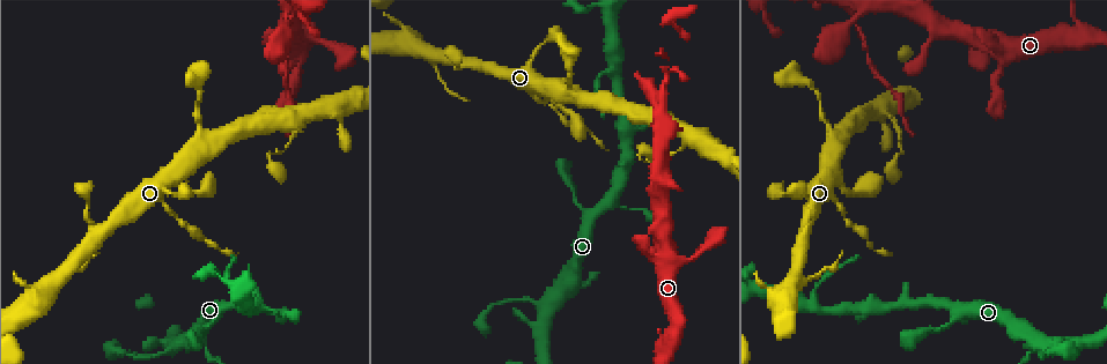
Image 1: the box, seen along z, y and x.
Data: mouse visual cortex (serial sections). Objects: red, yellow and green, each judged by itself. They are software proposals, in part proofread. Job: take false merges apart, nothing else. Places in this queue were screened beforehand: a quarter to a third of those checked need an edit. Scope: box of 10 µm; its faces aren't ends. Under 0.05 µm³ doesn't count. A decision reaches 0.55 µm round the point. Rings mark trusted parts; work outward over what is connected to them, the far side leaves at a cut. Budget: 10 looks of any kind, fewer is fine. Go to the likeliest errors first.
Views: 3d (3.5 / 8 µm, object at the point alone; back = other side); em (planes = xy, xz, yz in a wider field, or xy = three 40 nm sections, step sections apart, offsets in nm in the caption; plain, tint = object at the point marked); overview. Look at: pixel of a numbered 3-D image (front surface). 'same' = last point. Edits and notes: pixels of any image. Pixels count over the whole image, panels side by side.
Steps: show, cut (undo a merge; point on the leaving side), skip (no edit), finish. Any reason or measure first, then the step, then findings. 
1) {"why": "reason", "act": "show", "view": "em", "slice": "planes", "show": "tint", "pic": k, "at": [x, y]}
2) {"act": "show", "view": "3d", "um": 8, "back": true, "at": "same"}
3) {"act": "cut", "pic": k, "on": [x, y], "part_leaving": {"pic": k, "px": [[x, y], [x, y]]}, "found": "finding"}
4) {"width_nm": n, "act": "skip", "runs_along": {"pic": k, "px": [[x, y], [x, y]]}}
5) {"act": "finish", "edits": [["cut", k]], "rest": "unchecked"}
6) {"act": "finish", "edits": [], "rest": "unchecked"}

{"why": "thick turns thin", "act": "show", "view": "3d", "um": 3.5, "pic": 1, "at": [204, 345]}

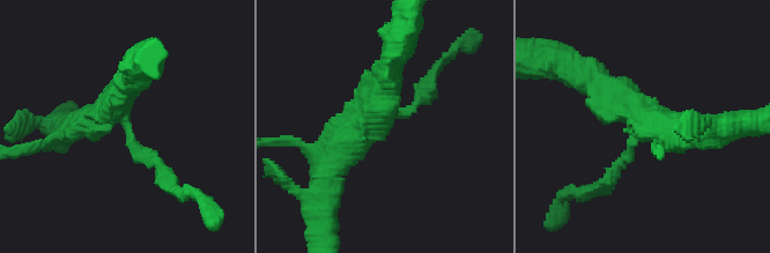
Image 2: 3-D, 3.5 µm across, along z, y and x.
{"arms": 3, "arm_widths_nm": [150, 400, 400], "act": "show", "view": "em", "slice": "xy", "step": 2, "show": "tint", "pic": 2, "at": [385, 124]}

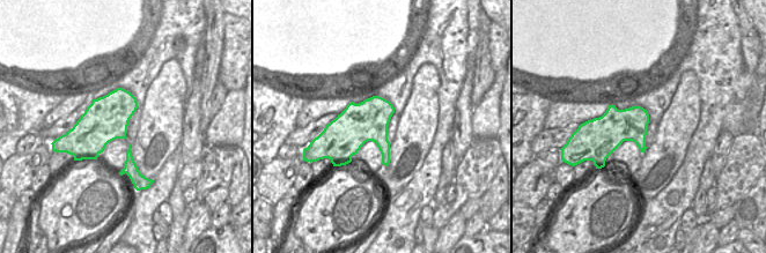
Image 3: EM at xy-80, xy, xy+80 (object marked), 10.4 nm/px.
{"act": "skip", "runs_along": {"pic": 2, "px": [[127, 83], [110, 109], [131, 143], [174, 172]]}, "found": "continuous, no second cell"}

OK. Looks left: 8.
{"why": "three-way junction", "act": "show", "view": "3d", "um": 8, "pic": 1, "at": [849, 21]}

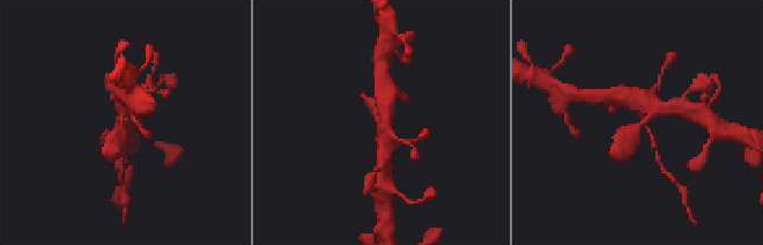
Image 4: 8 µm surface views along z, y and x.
{"arms": 3, "arm_widths_nm": [150, 400, 500], "act": "show", "view": "em", "slice": "planes", "show": "tint", "at": "same"}

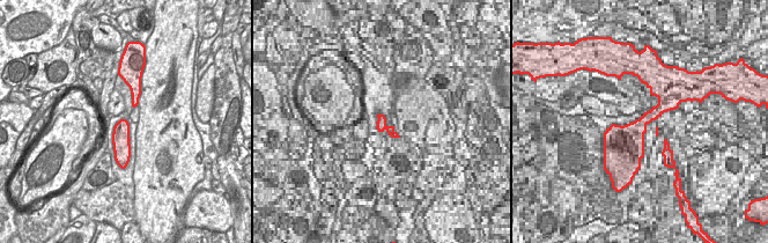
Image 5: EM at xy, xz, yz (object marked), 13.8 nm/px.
{"act": "cut", "pic": 4, "on": [653, 146], "part_leaving": {"pic": 4, "px": [[645, 125], [656, 146], [663, 170]]}, "found": "two cells meet here"}

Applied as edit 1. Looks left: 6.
{"why": "small branch off a trunk", "act": "show", "view": "3d", "um": 3.5, "pic": 1, "at": [203, 147]}

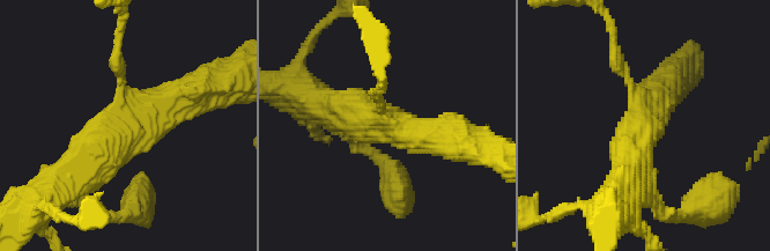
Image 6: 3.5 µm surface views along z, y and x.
{"arms": 3, "arm_widths_nm": [150, 500, 600], "act": "show", "view": "em", "slice": "planes", "show": "tint", "pic": 6, "at": [130, 121]}

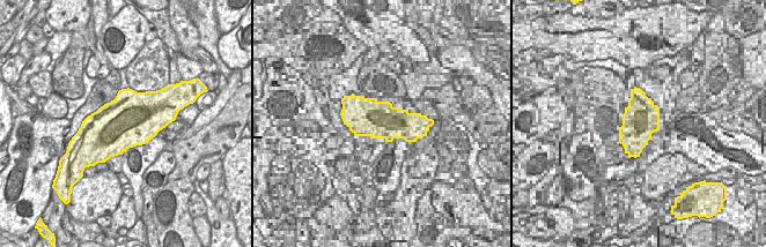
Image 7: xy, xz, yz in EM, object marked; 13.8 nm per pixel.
{"act": "skip", "runs_along": {"pic": 6, "px": [[75, 170], [135, 117], [200, 88]]}, "found": "continuous, no second cell"}

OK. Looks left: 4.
{"why": "redraw", "act": "show", "view": "overview"}

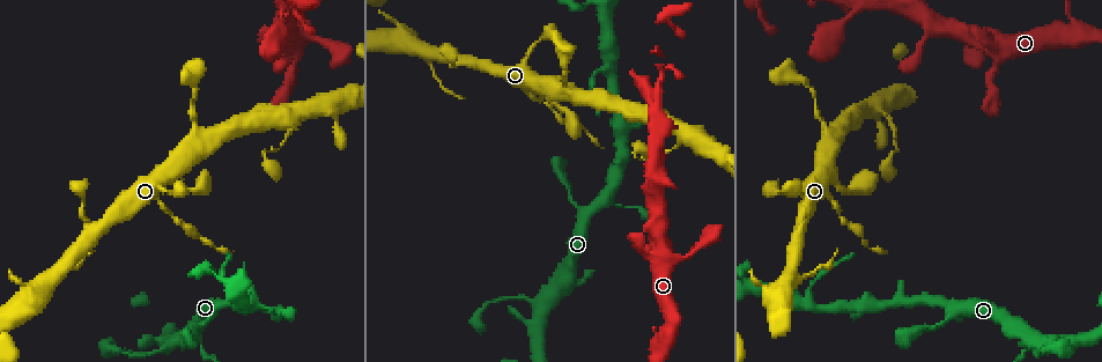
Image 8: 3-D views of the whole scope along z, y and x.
{"why": "calibre changes", "act": "show", "view": "3d", "um": 8, "pic": 8, "at": [194, 76]}

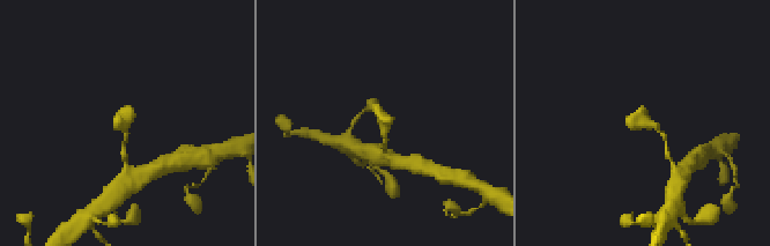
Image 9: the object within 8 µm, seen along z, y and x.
{"why": "closer look", "act": "show", "view": "3d", "um": 3.5, "at": "same"}

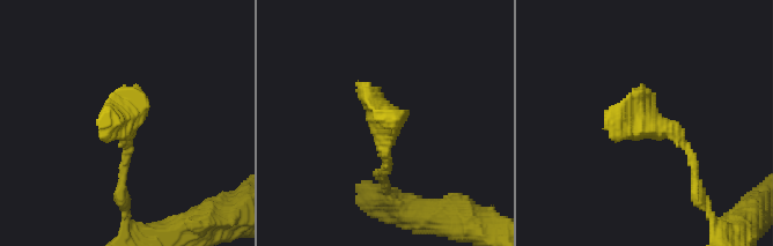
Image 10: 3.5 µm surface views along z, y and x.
{"why": "need the tissue", "act": "show", "view": "em", "slice": "xy", "step": 2, "show": "tint", "pic": 10, "at": [385, 131]}

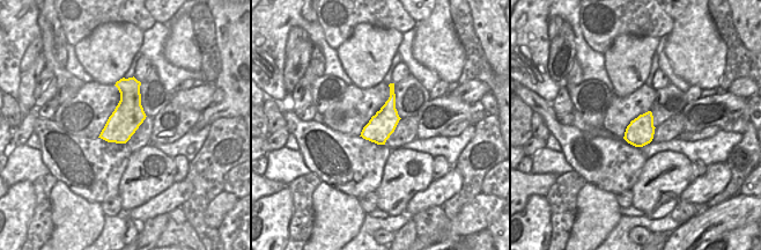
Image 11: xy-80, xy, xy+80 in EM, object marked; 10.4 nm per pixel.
{"act": "skip", "runs_along": {"pic": 10, "px": [[698, 184], [677, 133], [609, 109]]}, "found": "one cell here"}

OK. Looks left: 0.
{"act": "finish", "edits": [["cut", 4]], "rest": "unchecked"}

